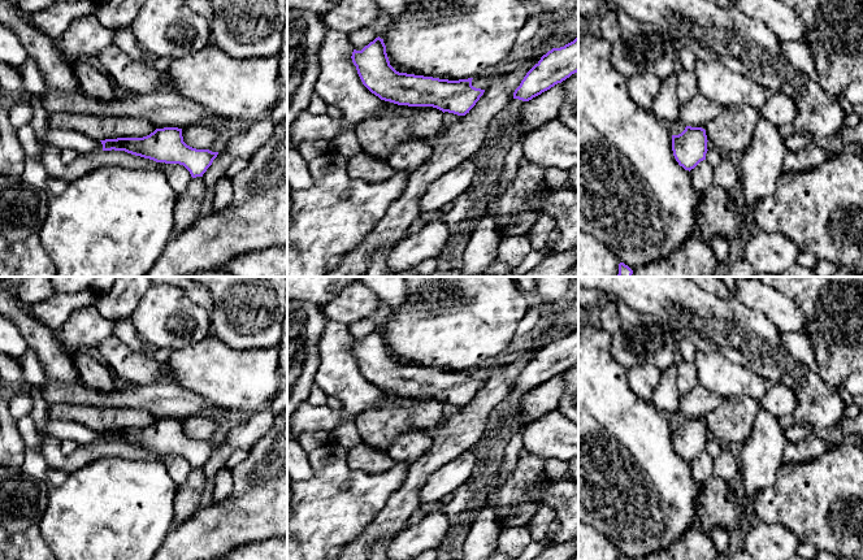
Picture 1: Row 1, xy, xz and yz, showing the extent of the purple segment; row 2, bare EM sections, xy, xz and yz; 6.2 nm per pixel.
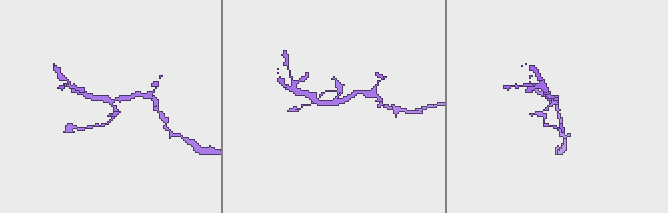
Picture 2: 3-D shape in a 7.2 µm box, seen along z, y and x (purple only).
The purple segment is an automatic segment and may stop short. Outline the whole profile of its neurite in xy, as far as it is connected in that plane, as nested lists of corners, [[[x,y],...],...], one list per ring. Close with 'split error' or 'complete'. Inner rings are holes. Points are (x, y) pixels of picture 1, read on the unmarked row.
[[[156,420],[143,429],[117,429],[100,431],[103,442],[125,442],[156,453],[183,456],[192,469],[203,468],[218,443],[196,440],[183,433],[182,420]]]; complete

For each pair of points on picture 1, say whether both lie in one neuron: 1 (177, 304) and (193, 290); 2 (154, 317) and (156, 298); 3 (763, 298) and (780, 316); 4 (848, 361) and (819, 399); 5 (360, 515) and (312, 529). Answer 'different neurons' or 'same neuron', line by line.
1: different neurons
2: same neuron
3: same neuron
4: different neurons
5: same neuron

